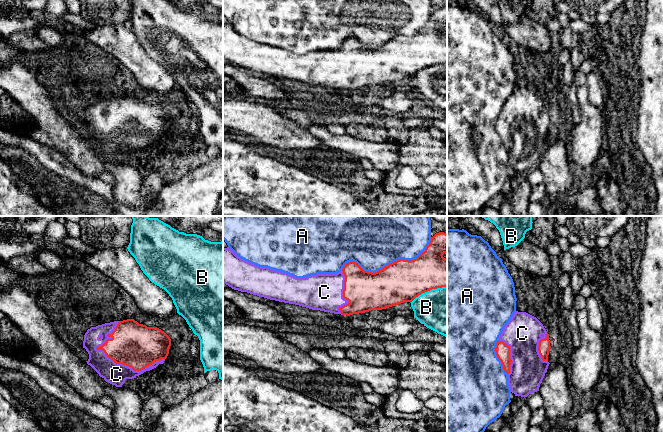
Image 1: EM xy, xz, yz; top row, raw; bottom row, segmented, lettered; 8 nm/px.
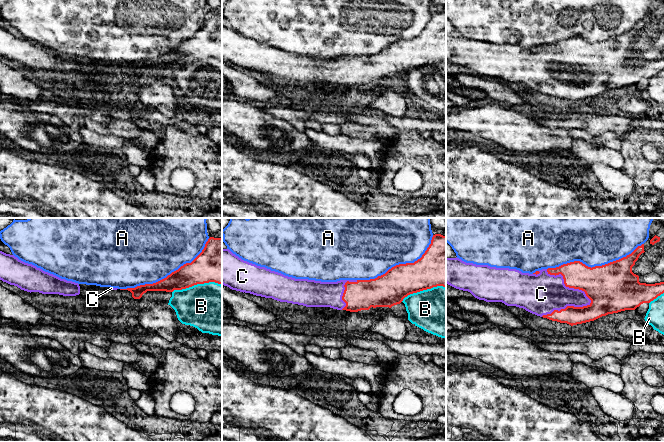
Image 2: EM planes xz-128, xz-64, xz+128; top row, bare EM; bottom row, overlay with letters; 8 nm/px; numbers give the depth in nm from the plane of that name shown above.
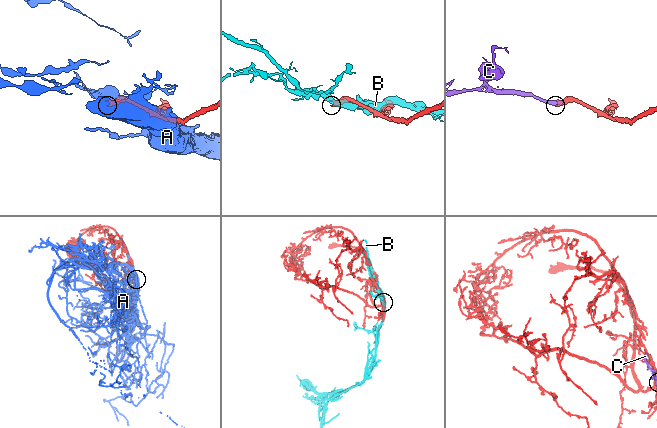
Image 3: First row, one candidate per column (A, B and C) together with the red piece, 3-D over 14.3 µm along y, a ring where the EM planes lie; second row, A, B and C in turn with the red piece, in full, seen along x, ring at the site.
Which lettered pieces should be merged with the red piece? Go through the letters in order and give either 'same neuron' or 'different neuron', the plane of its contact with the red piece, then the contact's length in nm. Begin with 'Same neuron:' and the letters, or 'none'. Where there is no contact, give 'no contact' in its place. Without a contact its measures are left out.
Same neuron: C
A: different neuron; meets red in xz; contact 800 nm long
B: different neuron; meets red in xz; contact 320 nm long
C: same neuron; meets red in xy; contact 550 nm long

